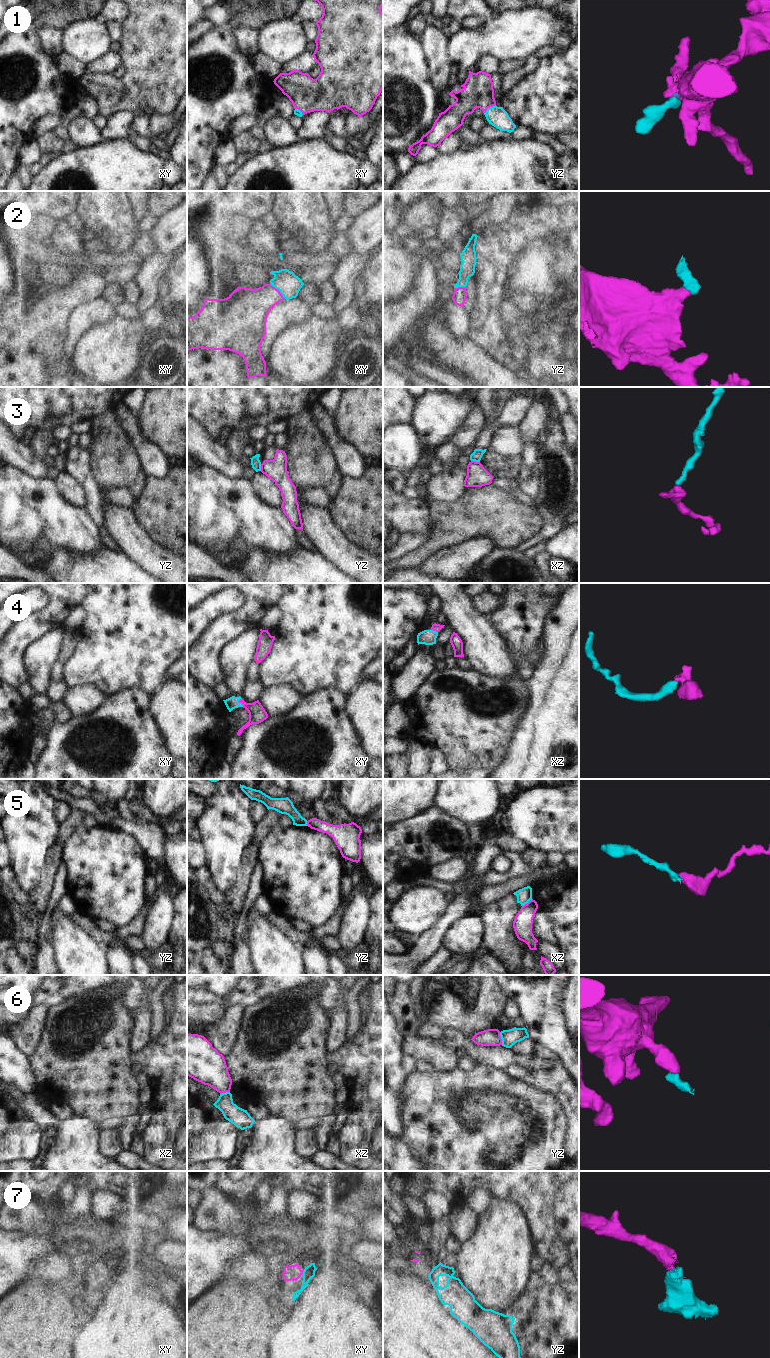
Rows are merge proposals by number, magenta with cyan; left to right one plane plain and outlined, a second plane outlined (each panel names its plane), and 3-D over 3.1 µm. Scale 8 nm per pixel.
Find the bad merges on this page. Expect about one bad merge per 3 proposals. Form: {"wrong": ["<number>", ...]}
{"wrong": ["3", "5", "6"]}

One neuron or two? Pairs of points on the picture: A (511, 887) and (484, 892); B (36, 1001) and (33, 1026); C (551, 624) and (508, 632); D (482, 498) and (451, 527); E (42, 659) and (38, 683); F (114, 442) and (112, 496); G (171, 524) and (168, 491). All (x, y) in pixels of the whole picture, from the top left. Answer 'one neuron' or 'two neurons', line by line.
A: one neuron
B: one neuron
C: two neurons
D: one neuron
E: one neuron
F: two neurons
G: one neuron

